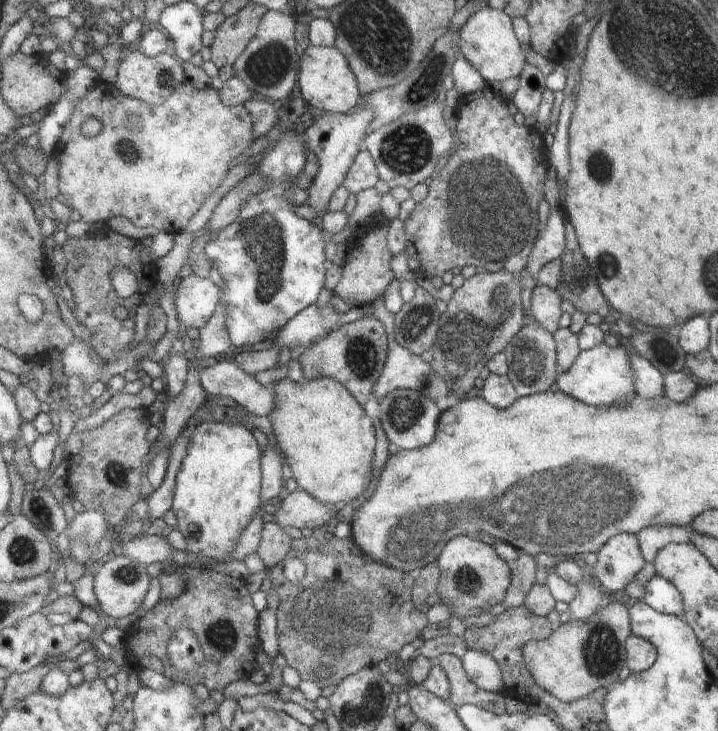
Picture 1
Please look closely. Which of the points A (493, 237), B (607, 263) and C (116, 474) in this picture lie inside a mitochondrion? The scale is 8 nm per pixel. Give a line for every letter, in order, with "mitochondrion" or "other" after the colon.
A: mitochondrion
B: mitochondrion
C: mitochondrion

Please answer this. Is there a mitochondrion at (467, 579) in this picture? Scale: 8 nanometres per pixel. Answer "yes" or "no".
yes

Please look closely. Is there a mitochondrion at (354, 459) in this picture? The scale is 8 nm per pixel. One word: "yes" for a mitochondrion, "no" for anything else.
no

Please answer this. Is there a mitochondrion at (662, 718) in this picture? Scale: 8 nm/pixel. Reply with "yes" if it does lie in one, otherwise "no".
no

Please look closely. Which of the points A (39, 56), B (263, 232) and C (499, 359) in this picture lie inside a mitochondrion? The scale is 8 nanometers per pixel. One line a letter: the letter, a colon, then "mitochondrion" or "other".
A: other
B: mitochondrion
C: mitochondrion

